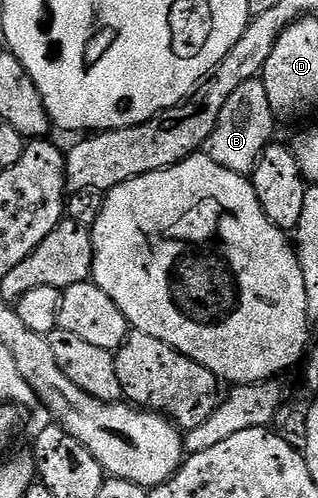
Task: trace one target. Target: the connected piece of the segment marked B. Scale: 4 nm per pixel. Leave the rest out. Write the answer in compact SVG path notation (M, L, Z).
M261 77L248 80L248 84L240 84L232 96L228 96L228 104L224 104L224 112L220 112L220 120L216 120L216 128L212 128L212 136L208 136L204 153L220 168L228 168L232 172L246 176L253 171L260 156L271 145L276 119L272 112L272 104L268 104L268 92L264 92Z

